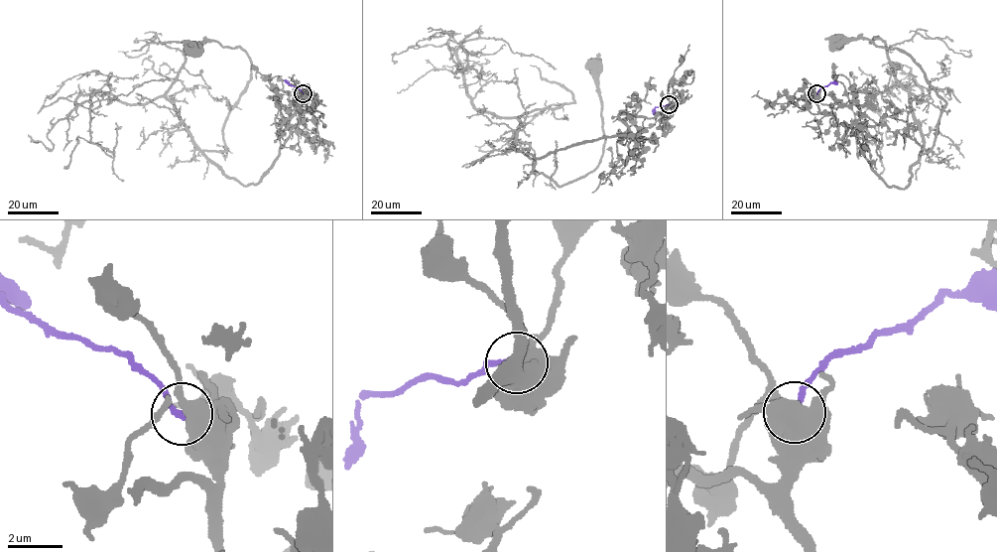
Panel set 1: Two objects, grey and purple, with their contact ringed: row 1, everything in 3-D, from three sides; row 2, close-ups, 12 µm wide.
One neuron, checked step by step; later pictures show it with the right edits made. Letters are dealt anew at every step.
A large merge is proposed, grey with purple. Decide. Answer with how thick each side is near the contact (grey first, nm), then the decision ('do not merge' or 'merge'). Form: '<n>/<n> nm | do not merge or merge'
480/200 nm | do not merge

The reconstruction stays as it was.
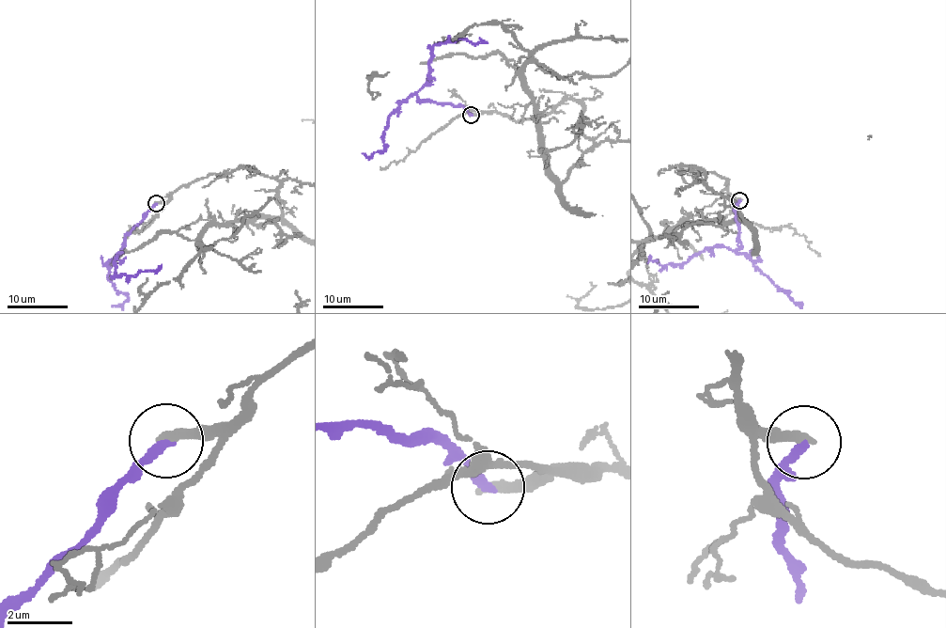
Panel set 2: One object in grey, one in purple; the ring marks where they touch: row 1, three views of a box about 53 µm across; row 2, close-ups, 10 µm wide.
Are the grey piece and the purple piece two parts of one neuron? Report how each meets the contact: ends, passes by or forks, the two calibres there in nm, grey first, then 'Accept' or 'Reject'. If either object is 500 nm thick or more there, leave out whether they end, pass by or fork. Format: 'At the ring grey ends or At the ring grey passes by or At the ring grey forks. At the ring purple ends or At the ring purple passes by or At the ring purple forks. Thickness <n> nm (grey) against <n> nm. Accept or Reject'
At the ring grey ends. At the ring purple ends. Thickness 320 nm (grey) against 300 nm. Reject

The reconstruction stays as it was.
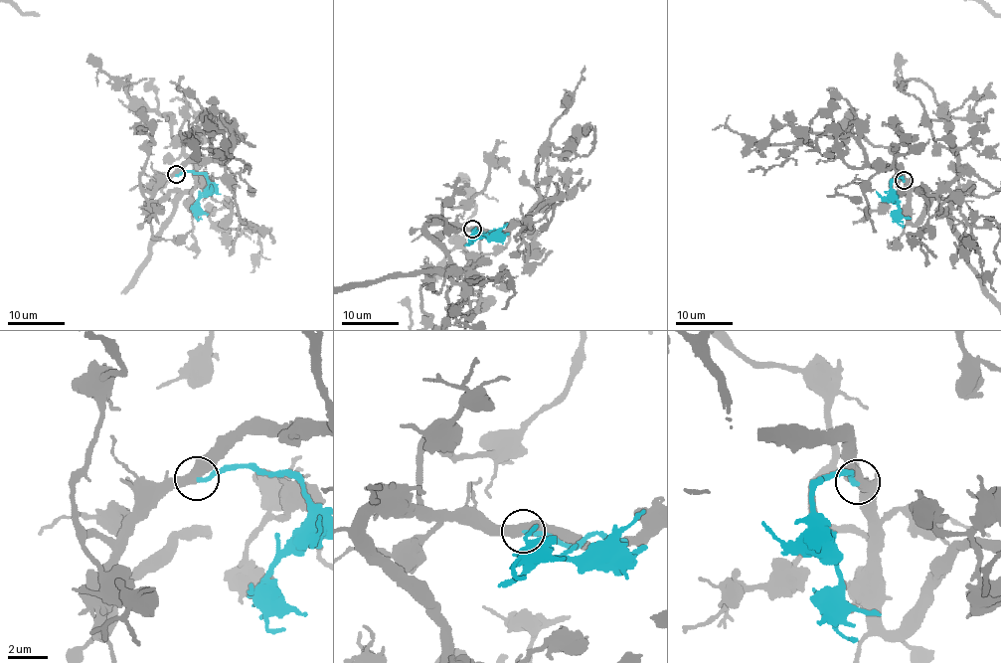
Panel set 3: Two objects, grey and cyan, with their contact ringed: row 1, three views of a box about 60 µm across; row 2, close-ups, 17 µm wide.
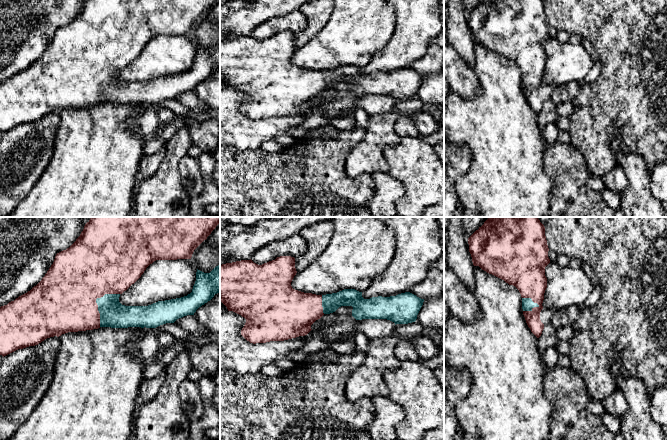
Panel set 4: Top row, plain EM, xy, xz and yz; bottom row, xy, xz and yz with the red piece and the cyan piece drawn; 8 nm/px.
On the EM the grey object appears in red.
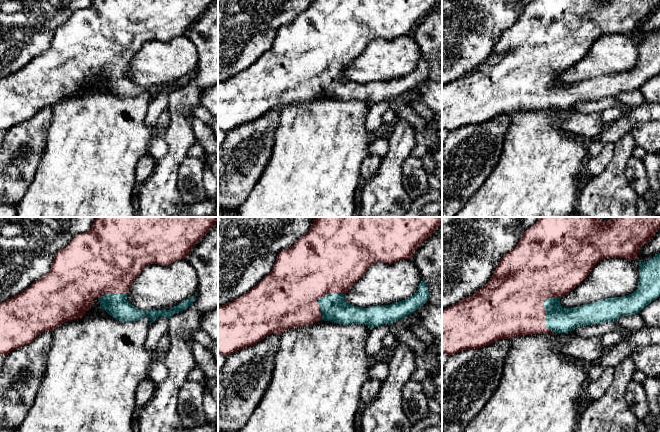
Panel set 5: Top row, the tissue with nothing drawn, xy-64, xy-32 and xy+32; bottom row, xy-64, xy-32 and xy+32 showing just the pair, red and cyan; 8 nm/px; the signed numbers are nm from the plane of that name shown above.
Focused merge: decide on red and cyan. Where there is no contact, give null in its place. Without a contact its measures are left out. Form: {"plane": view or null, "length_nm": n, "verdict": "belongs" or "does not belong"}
{"plane": "xy", "length_nm": 320, "verdict": "belongs"}

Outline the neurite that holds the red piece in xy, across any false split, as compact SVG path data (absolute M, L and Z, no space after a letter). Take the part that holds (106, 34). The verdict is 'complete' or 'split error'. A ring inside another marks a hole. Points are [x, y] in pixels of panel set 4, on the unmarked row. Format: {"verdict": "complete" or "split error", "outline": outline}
{"verdict": "split error", "outline": "M85 0L83 7L76 17L66 26L56 30L55 35L42 56L34 62L27 69L19 72L14 77L9 78L7 81L0 83L0 131L3 133L18 126L29 122L35 122L47 114L54 112L61 112L68 108L78 108L98 105L100 103L111 104L128 104L128 103L141 103L141 104L156 104L166 99L174 99L177 95L187 91L194 91L196 86L210 77L215 70L220 69L220 39L210 49L204 49L197 45L196 57L193 62L192 68L187 72L158 77L148 82L125 82L119 78L120 71L126 67L132 60L134 60L144 49L146 44L156 36L177 36L177 35L191 35L194 26L211 10L218 0Z"}

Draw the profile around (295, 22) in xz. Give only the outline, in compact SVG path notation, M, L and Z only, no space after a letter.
M297 10L265 21L251 32L251 36L258 41L262 41L280 32L300 33L306 26L306 15L300 10Z

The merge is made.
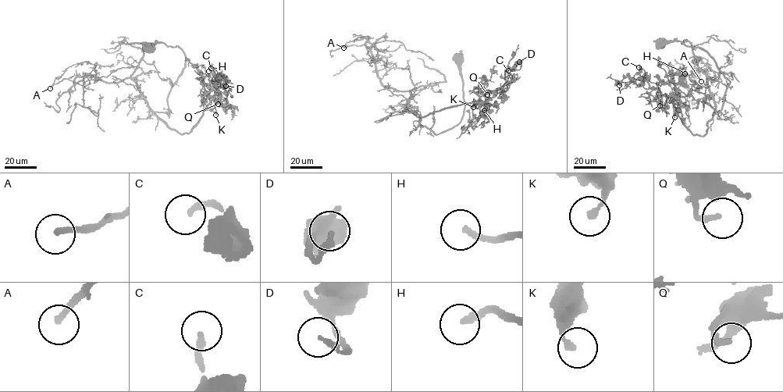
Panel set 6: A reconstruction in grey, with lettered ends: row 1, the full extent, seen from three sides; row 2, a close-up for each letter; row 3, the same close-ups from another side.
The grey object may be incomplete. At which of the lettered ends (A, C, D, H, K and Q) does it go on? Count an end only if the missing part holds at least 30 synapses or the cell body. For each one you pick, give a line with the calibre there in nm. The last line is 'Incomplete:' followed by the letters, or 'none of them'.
H: calibre 200 nm
Incomplete: H

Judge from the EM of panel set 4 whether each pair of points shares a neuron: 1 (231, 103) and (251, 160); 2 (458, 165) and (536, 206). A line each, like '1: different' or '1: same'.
1: different
2: different

